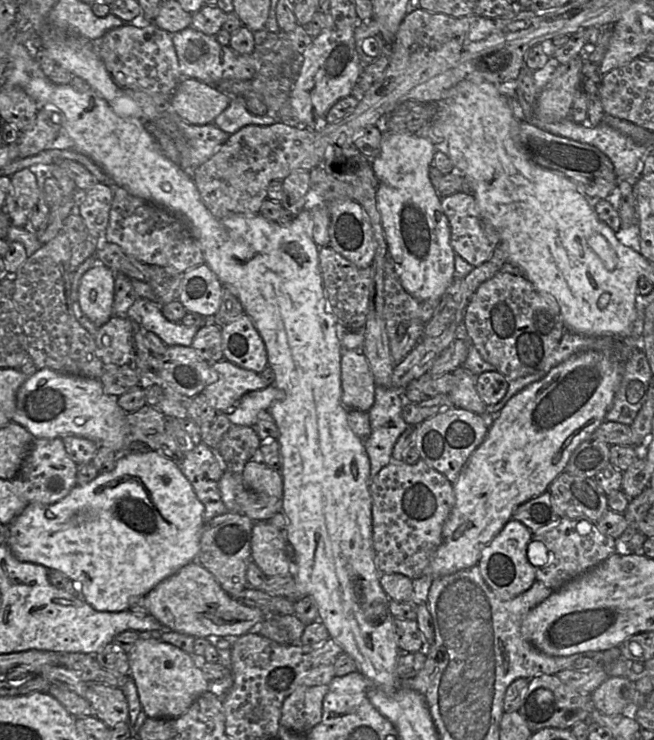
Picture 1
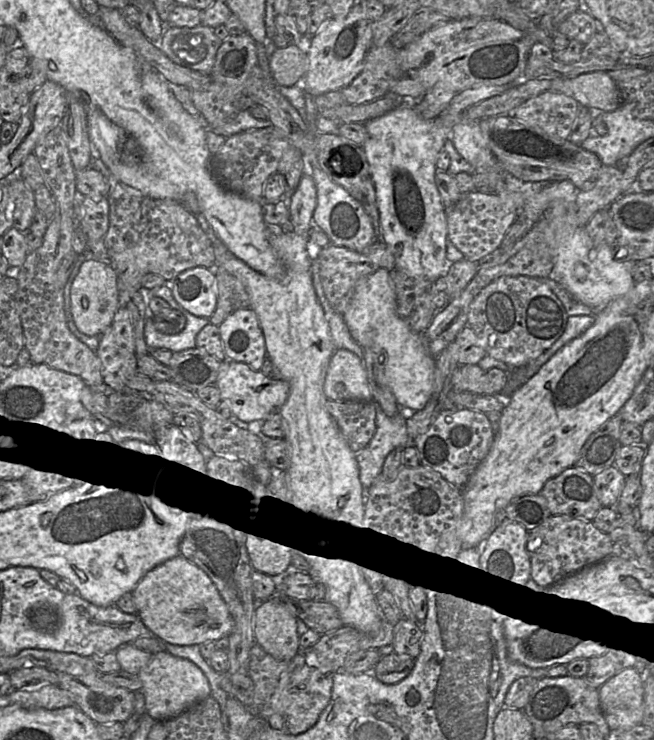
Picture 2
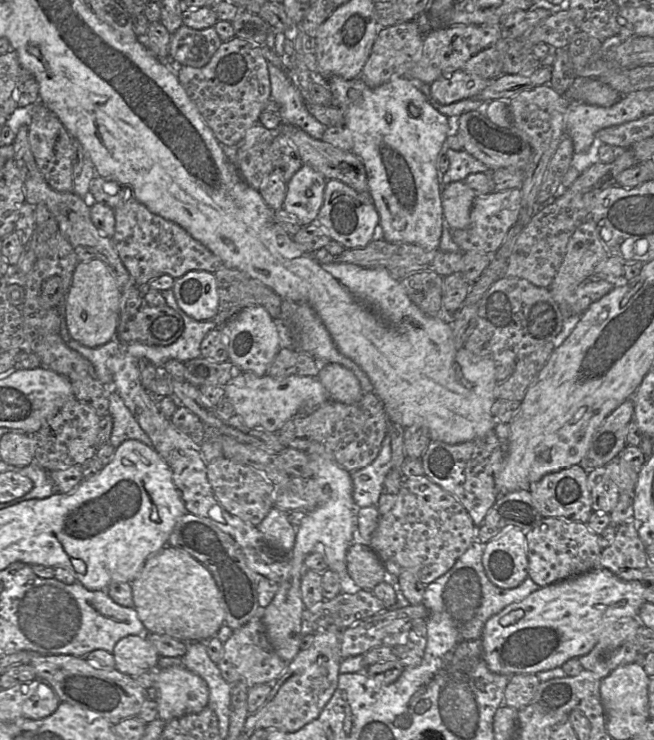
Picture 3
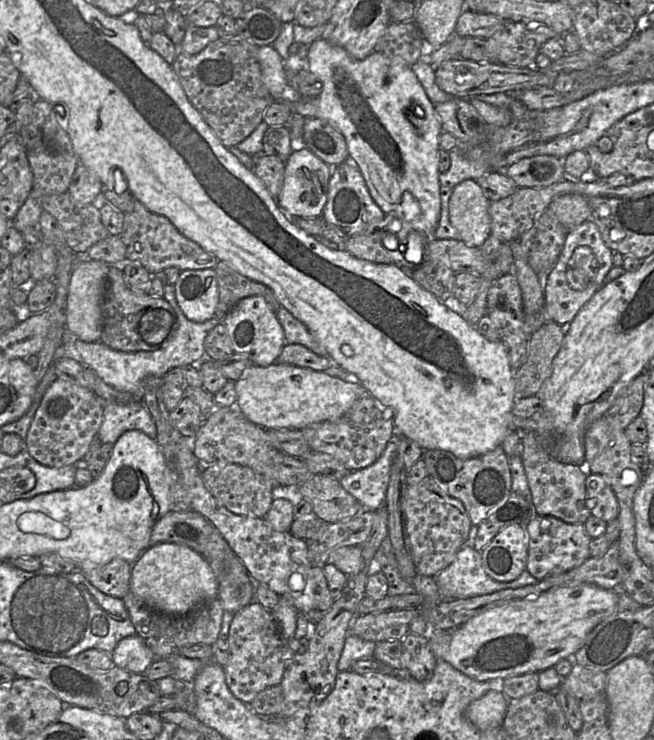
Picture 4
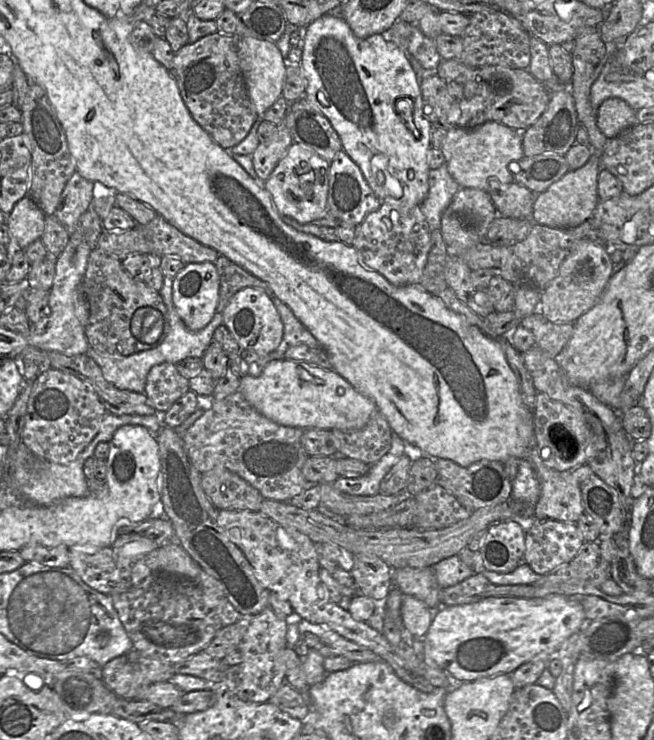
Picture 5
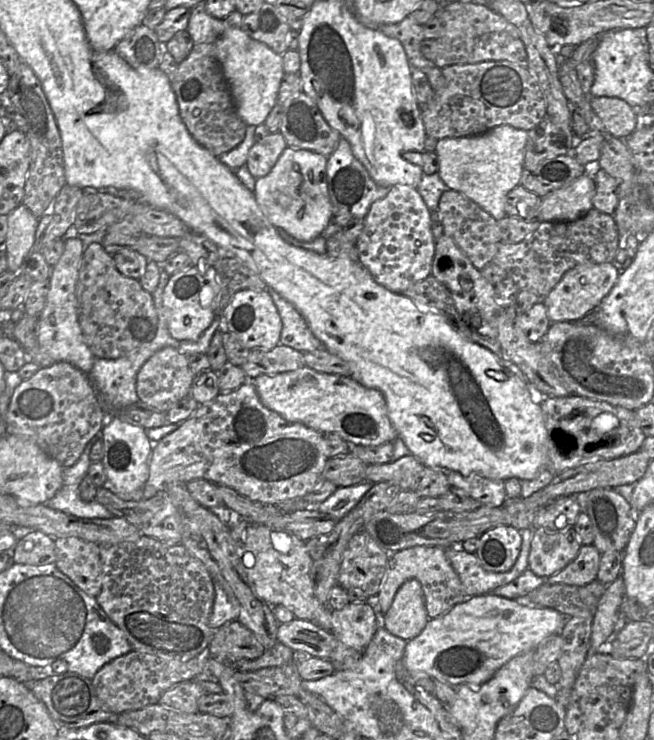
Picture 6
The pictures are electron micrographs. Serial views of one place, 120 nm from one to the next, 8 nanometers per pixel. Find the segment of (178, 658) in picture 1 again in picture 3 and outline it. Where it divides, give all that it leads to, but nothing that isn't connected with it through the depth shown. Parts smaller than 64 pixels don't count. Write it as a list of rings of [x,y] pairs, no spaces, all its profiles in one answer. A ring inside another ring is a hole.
[[[183,665],[158,669],[154,687],[158,691],[158,716],[164,721],[199,713],[208,706],[207,683]]]

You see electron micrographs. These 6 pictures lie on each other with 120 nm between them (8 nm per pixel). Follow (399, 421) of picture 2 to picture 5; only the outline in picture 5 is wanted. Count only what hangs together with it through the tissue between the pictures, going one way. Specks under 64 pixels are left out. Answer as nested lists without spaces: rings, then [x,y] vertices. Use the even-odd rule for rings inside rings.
[[[392,433],[390,450],[379,461],[369,466],[365,475],[355,479],[339,477],[332,485],[340,492],[349,495],[377,495],[382,479],[404,454],[406,454],[406,443]]]

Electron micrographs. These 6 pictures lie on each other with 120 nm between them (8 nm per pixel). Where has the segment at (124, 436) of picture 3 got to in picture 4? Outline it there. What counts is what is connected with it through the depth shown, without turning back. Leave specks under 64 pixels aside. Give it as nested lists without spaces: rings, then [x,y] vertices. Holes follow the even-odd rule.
[[[134,400],[129,403],[105,402],[103,403],[103,420],[97,437],[102,444],[114,445],[127,431],[138,430],[156,441],[156,424],[142,401]]]

